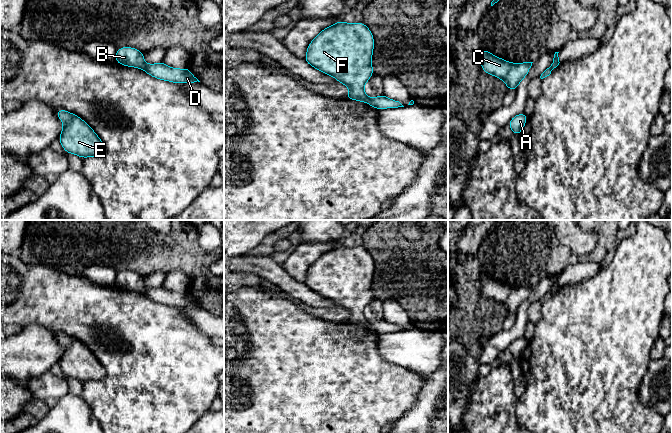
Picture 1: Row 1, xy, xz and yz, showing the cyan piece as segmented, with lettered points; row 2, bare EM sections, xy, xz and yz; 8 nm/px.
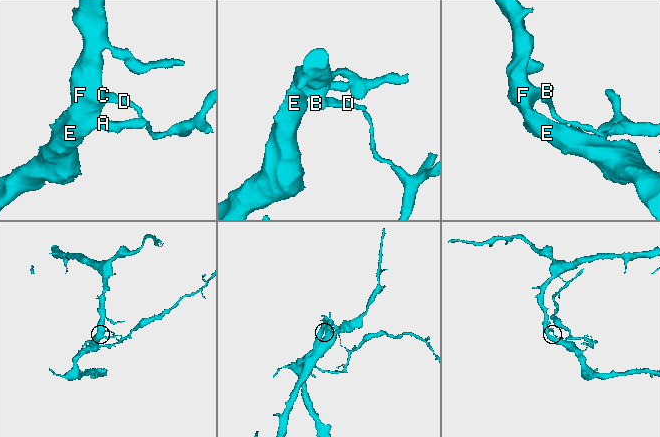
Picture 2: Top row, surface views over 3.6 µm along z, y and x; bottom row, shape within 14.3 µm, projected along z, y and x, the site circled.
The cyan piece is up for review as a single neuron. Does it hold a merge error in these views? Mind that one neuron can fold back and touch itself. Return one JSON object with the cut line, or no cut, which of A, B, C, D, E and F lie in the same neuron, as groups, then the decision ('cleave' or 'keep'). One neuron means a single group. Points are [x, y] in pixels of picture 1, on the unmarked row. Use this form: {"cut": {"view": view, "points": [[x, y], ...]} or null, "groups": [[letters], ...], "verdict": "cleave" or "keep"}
{"cut": {"view": "xz", "points": [[367, 321], [368, 326]]}, "groups": [["A", "B", "C", "E", "F"], ["D"]], "verdict": "cleave"}

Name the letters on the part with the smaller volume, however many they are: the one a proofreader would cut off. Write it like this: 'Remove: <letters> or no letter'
Remove: D

